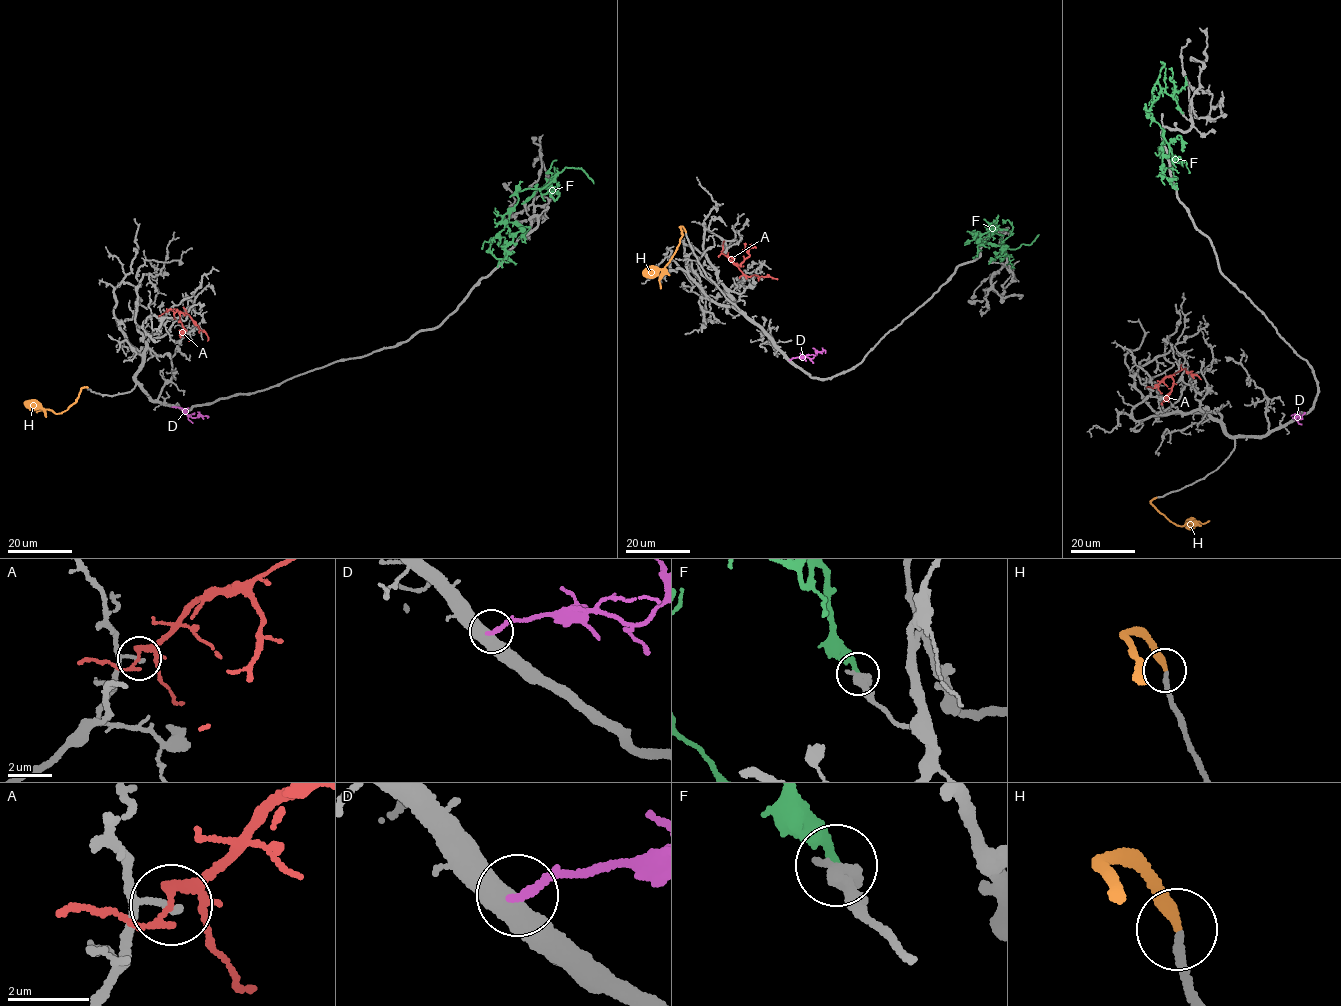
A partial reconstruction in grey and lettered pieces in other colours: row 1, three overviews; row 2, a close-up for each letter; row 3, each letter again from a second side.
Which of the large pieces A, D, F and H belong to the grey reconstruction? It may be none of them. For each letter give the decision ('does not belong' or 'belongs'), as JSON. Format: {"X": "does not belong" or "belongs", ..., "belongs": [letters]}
{"A": "does not belong", "D": "does not belong", "F": "does not belong", "H": "belongs", "belongs": ["H"]}

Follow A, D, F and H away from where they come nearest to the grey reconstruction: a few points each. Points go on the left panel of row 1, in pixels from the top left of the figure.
A: (167, 310), (188, 313), (206, 333), (208, 340)
D: (172, 406), (183, 408), (192, 417), (207, 417)
F: (523, 202), (536, 190), (547, 193), (555, 177), (542, 188), (518, 191), (504, 257), (489, 252), (491, 244)
H: (88, 387), (81, 388), (75, 401), (60, 413), (24, 402)

